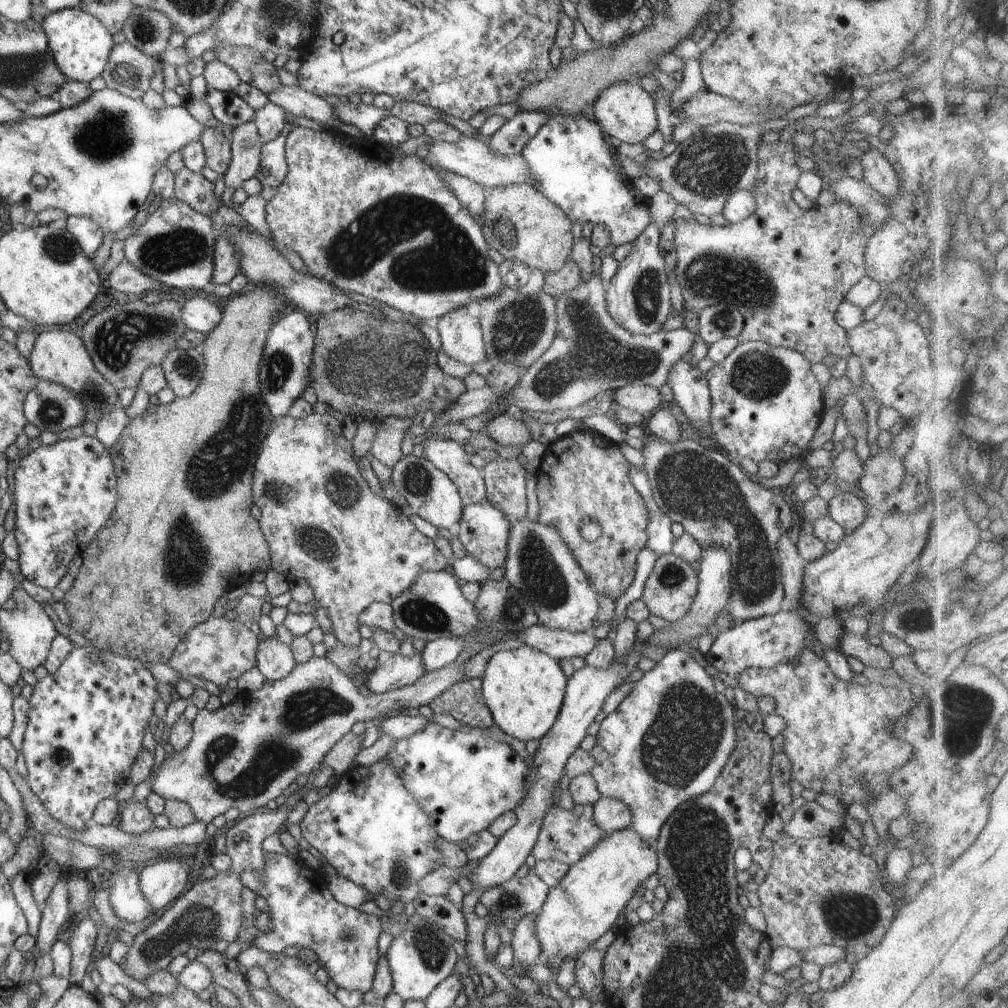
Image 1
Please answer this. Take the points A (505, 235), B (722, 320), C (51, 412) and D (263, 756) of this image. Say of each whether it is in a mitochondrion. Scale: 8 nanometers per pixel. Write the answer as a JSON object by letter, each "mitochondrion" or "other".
{"A":"mitochondrion","B":"mitochondrion","C":"mitochondrion","D":"mitochondrion"}

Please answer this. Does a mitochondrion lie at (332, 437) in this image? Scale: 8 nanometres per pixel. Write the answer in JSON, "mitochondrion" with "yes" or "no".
{"mitochondrion":"no"}

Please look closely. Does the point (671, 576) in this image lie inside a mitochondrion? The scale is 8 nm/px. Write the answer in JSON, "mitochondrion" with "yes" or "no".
{"mitochondrion":"yes"}

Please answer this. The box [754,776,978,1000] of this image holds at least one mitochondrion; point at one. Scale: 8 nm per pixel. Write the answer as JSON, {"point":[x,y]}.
{"point":[847,915]}

